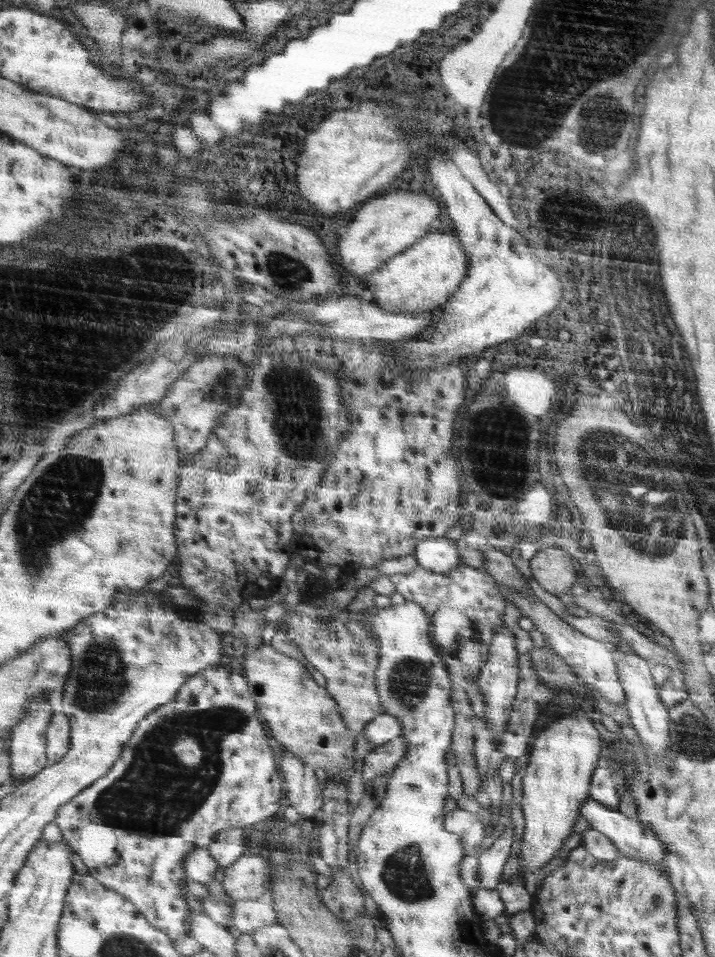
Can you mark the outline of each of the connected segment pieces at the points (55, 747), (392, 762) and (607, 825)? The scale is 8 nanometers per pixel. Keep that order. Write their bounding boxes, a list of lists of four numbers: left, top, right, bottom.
[[49,711,73,764],[362,736,407,782],[580,799,664,868]]

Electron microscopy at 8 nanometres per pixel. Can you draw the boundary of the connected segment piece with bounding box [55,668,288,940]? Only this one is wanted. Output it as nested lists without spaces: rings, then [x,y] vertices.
[[[209,668],[200,674],[194,675],[184,687],[181,688],[176,699],[168,704],[158,707],[141,722],[141,726],[134,733],[128,746],[125,748],[122,760],[118,761],[113,770],[98,780],[92,787],[88,787],[71,803],[65,804],[57,814],[55,822],[60,825],[64,838],[71,844],[73,850],[80,855],[86,866],[90,868],[91,876],[100,880],[107,888],[129,898],[138,906],[138,909],[156,925],[157,928],[165,930],[171,937],[185,939],[191,935],[190,924],[194,920],[194,913],[190,912],[190,906],[186,901],[187,892],[190,892],[187,881],[190,874],[186,873],[186,861],[190,855],[198,849],[209,849],[216,842],[222,831],[243,829],[250,824],[256,824],[280,810],[280,800],[287,796],[288,789],[282,788],[282,776],[278,774],[278,762],[274,754],[270,752],[270,744],[266,740],[266,730],[260,718],[256,716],[256,699],[252,696],[248,681],[244,676],[230,672],[228,668]]]

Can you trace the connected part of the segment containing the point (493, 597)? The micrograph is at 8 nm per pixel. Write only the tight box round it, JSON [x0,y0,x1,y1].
[389,564,507,694]

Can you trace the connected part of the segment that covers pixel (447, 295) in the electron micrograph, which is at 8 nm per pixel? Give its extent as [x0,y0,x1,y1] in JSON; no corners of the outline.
[361,229,469,314]

